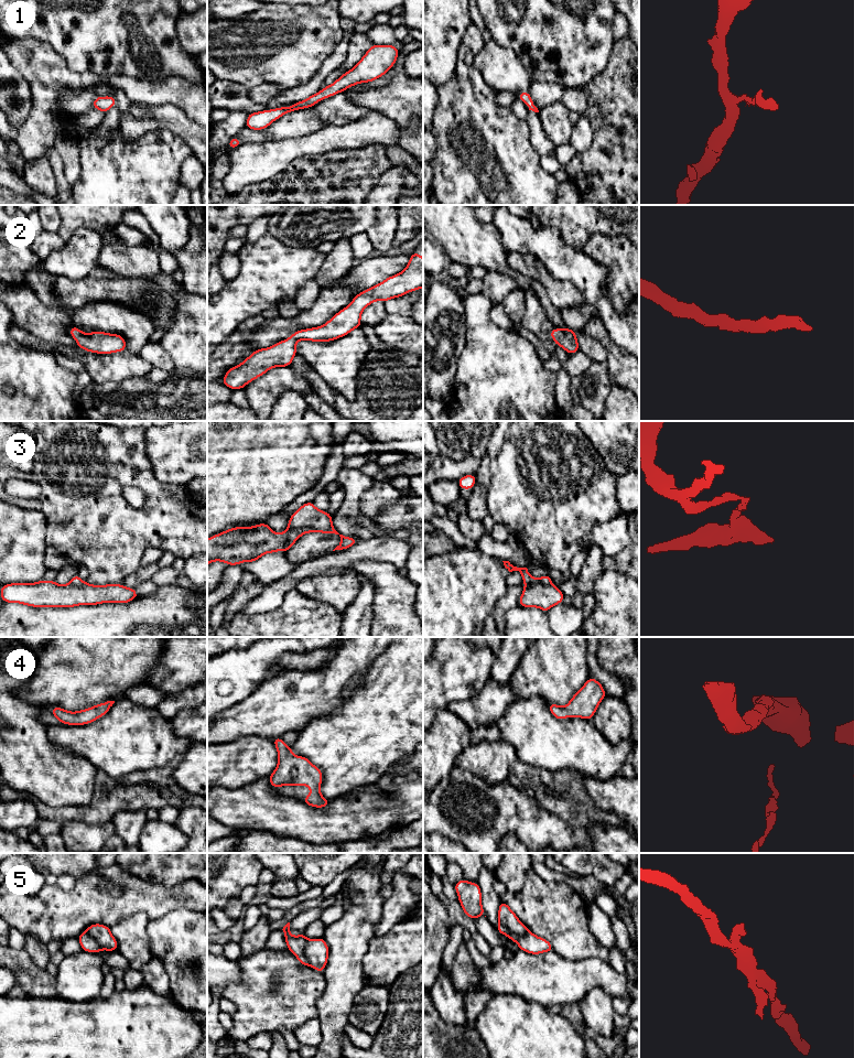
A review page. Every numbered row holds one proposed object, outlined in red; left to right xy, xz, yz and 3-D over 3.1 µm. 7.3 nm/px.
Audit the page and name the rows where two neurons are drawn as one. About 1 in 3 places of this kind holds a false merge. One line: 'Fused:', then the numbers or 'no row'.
Fused: 3, 5

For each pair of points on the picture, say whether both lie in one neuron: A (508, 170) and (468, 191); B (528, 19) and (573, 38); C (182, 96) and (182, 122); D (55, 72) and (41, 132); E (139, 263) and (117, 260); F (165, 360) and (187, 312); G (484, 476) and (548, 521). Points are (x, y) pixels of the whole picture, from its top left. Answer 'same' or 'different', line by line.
A: same
B: same
C: different
D: same
E: same
F: different
G: different

